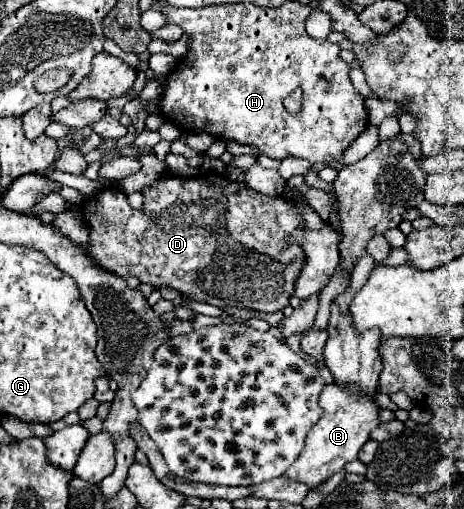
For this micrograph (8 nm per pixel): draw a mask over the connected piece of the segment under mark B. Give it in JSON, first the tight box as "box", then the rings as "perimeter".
{"box":[284,383,382,489],"perimeter":[[[330,383],[322,389],[320,405],[324,413],[306,437],[306,449],[300,453],[298,461],[294,461],[294,465],[290,465],[290,469],[284,473],[284,477],[306,483],[310,489],[324,483],[330,475],[342,471],[348,461],[354,461],[358,457],[358,451],[370,439],[372,429],[380,425],[382,411],[374,397],[352,393],[346,385],[340,383]]]}

